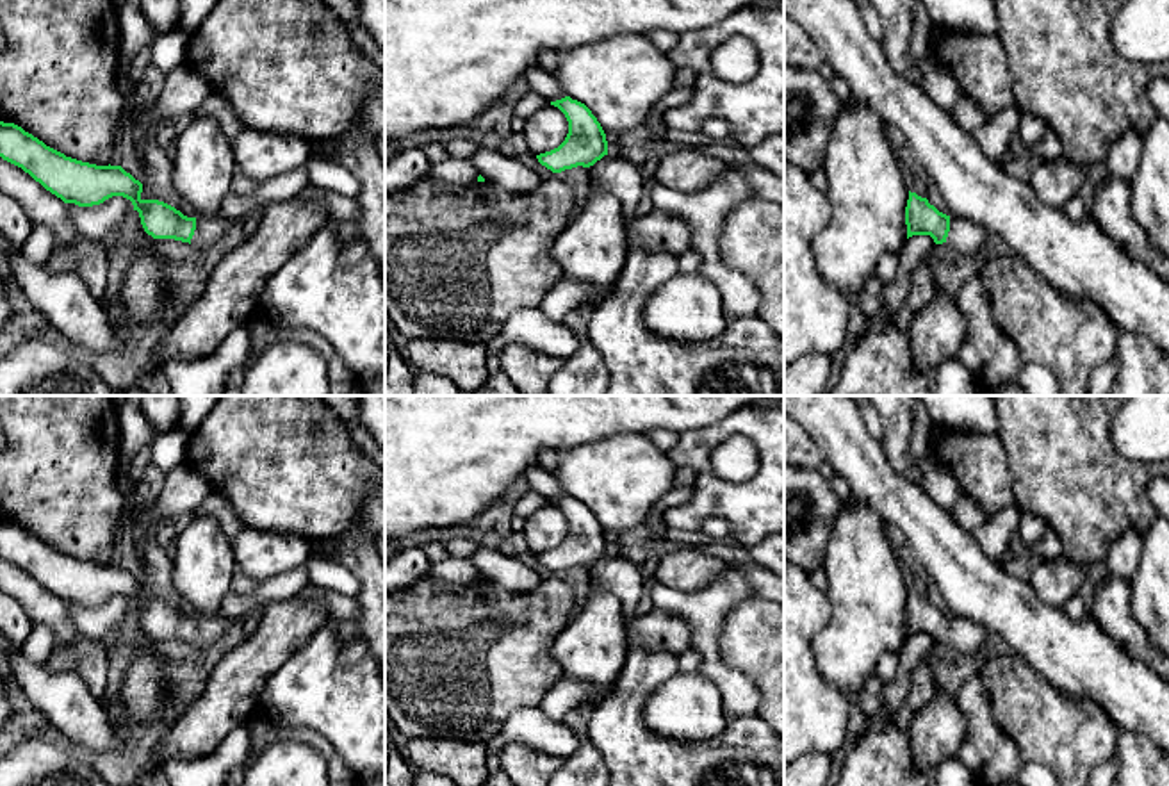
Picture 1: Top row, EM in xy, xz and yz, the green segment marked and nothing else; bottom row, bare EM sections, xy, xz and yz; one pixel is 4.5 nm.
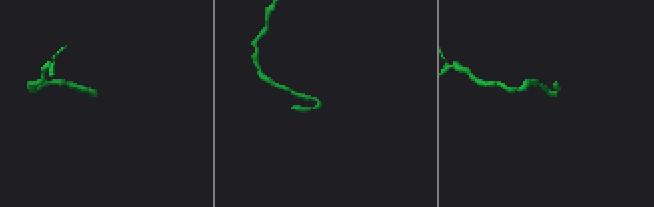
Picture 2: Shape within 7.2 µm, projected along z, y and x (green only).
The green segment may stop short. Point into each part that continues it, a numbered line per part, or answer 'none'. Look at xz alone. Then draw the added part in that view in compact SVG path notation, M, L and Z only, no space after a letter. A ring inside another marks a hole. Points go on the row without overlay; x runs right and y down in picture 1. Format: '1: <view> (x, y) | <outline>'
1: xz (622, 578) | M604 554L590 565L590 577L593 583L613 592L620 599L624 618L629 626L636 617L642 594L647 590L640 569L620 556Z

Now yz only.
1: yz (968, 637) | M950 617L946 643L961 652L985 652L989 645L987 627L964 617Z

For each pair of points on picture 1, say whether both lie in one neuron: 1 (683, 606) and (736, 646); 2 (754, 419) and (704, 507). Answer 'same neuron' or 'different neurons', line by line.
1: different neurons
2: same neuron

